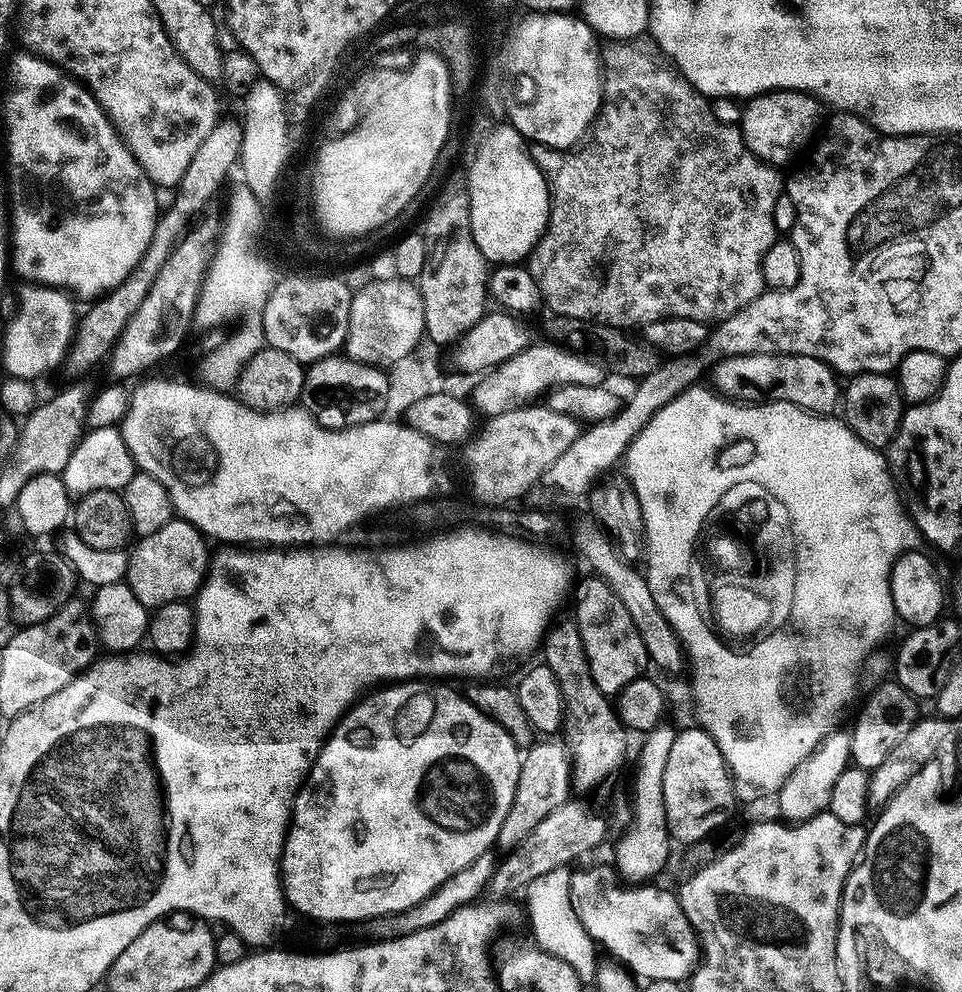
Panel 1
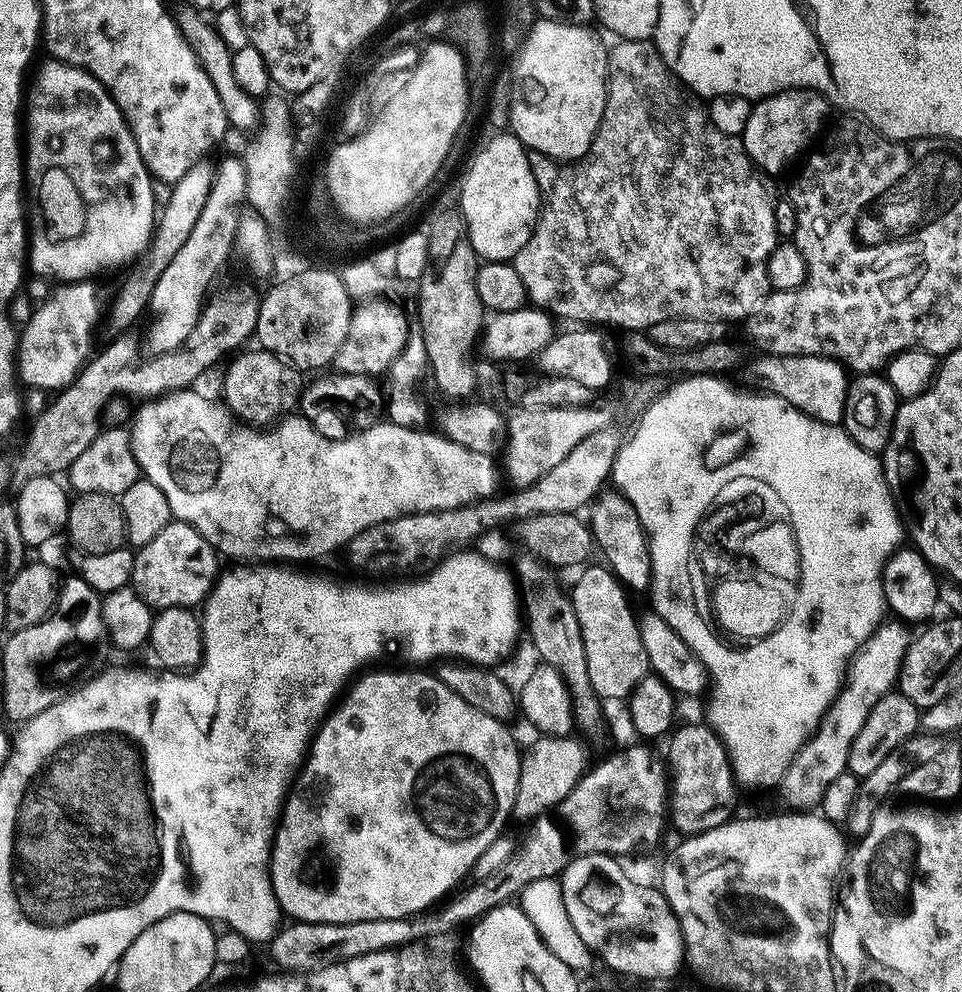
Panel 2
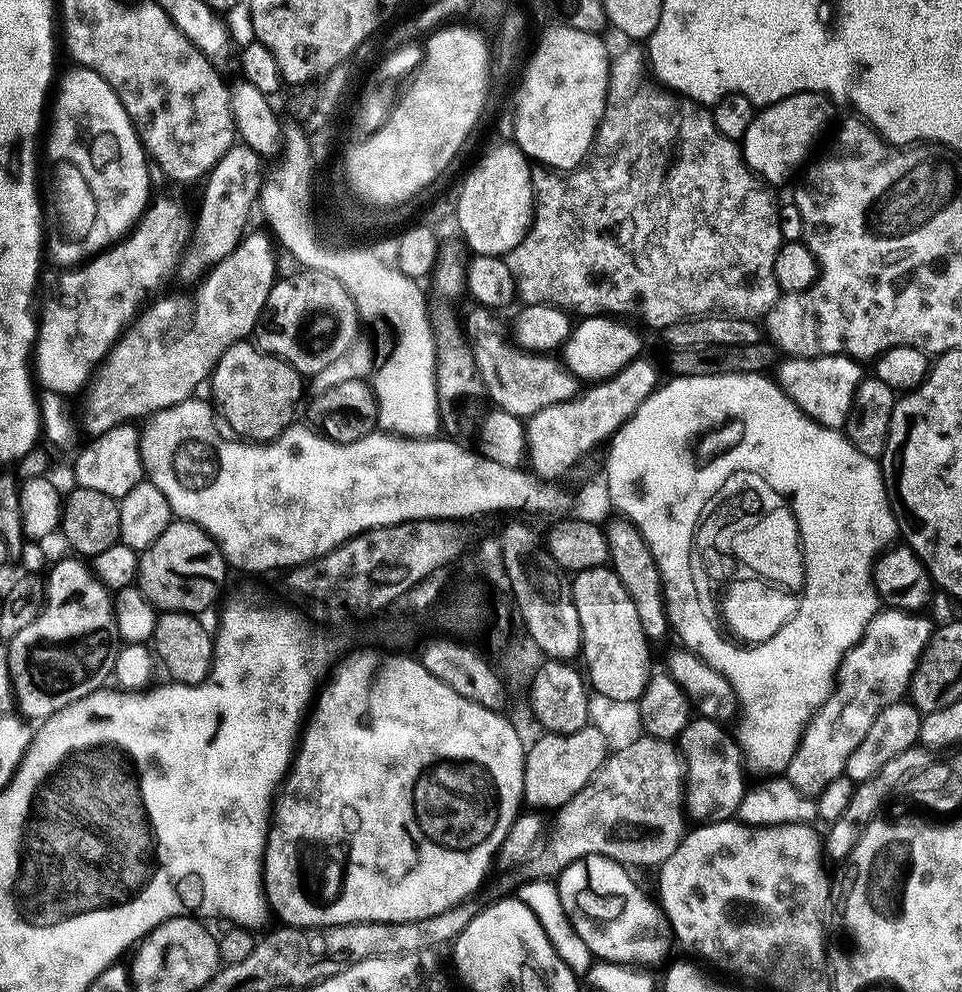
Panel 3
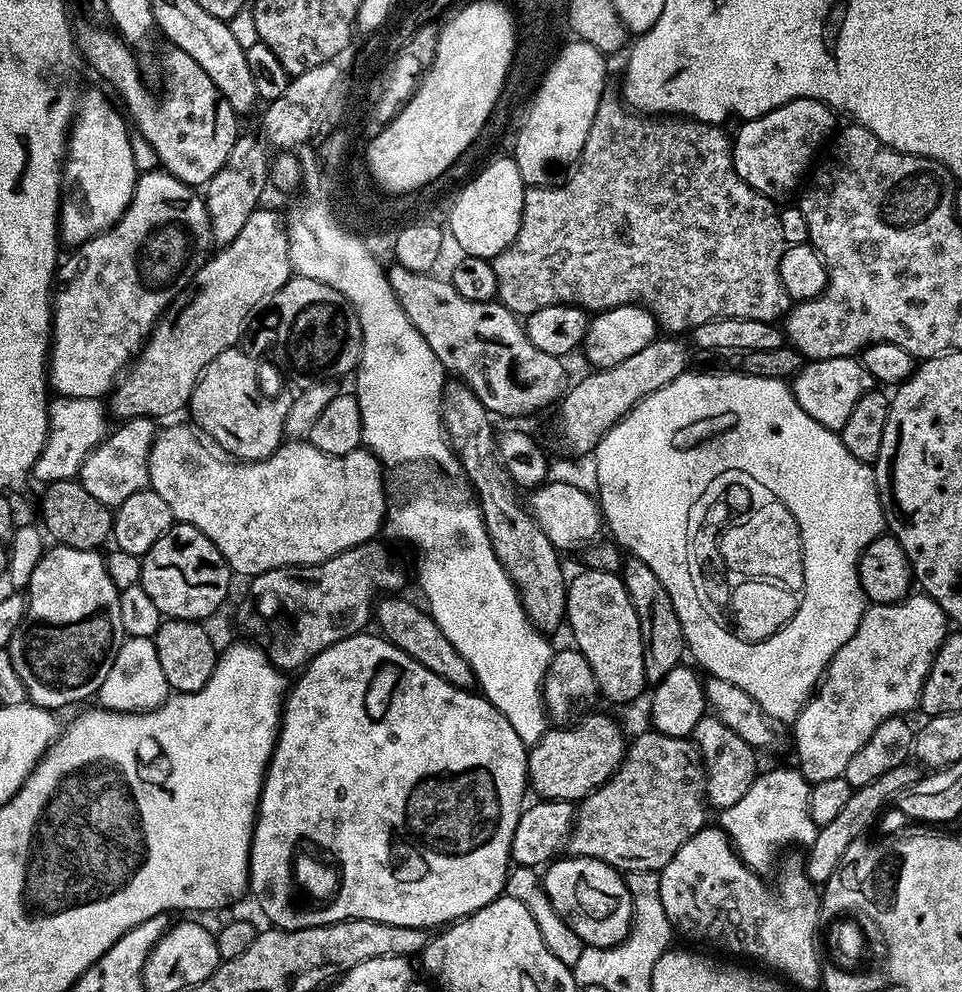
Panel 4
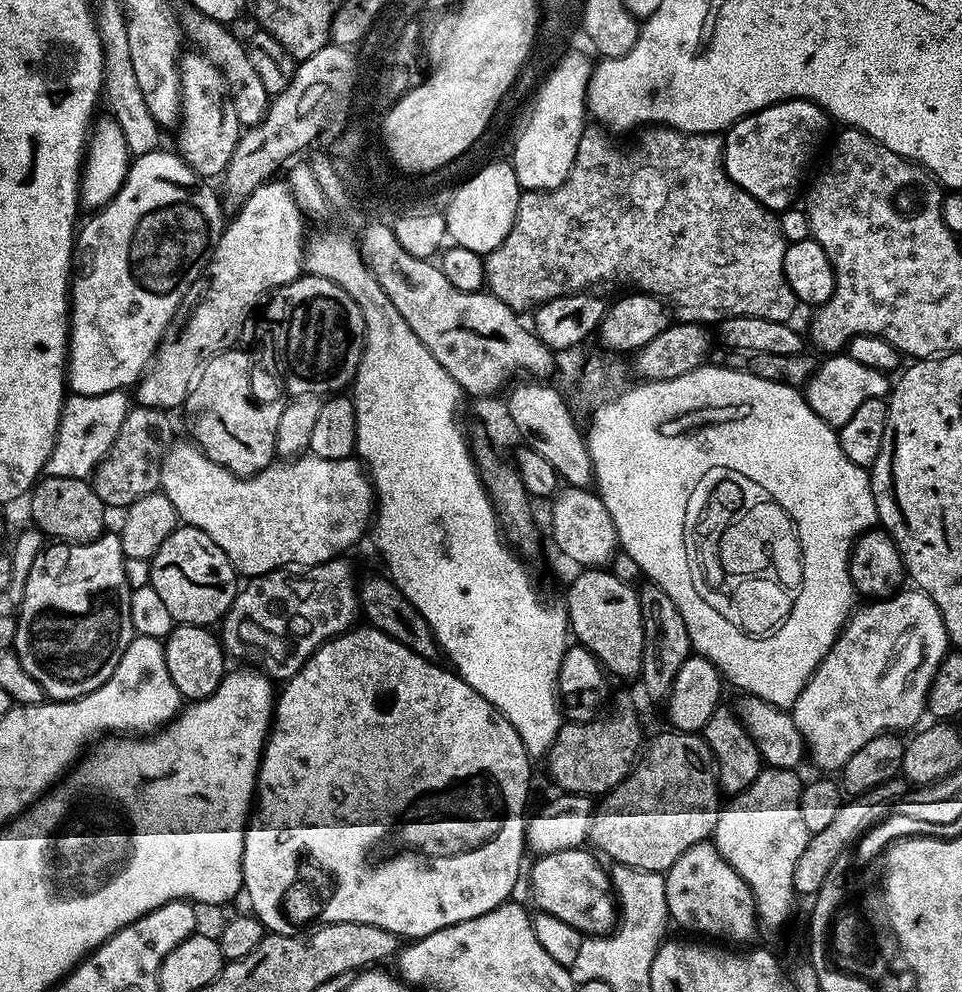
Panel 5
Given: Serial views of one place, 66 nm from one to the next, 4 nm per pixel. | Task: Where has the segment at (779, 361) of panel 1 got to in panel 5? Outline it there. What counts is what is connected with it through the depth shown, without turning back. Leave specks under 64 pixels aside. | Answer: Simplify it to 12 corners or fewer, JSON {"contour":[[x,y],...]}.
{"contour":[[859,355],[821,359],[804,401],[843,430],[885,377]]}

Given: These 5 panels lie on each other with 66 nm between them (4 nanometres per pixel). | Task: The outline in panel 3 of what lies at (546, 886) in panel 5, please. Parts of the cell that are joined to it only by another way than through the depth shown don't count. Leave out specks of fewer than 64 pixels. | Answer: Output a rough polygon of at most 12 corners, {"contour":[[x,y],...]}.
{"contour":[[605,856],[555,881],[597,961],[650,966],[668,952],[657,901]]}

